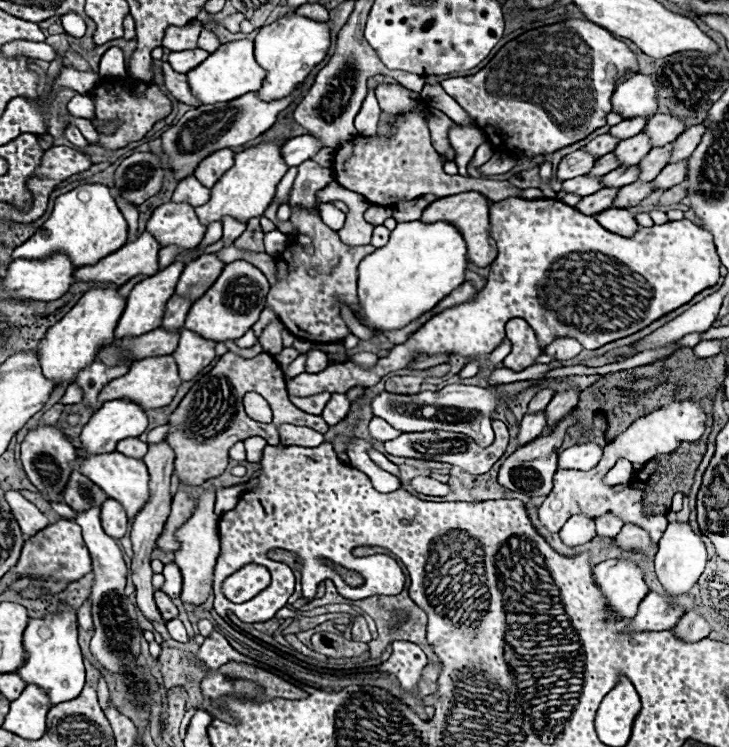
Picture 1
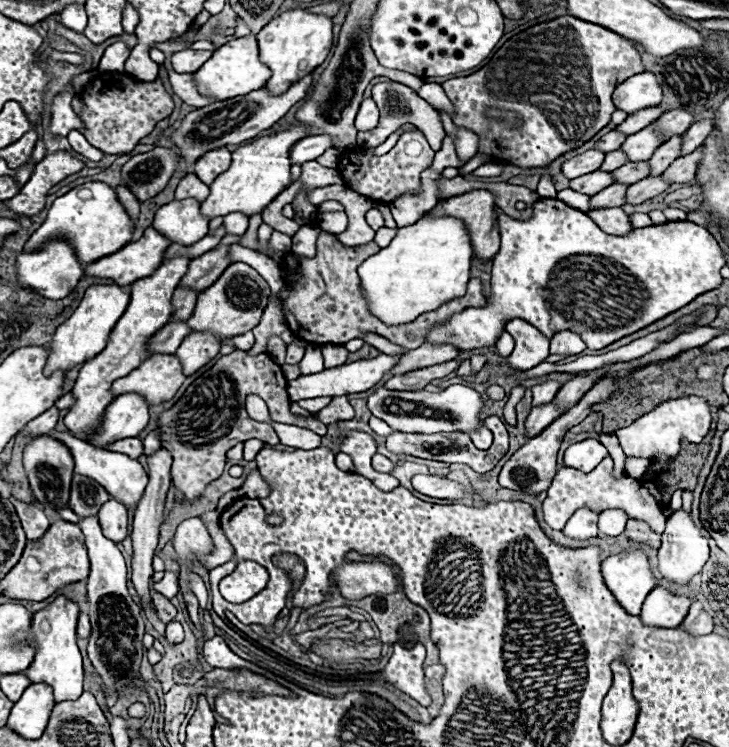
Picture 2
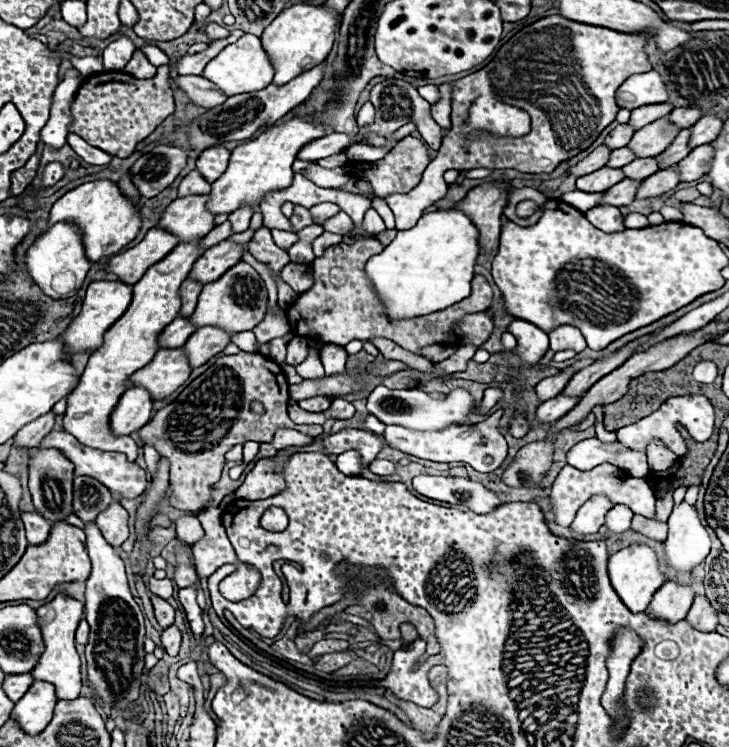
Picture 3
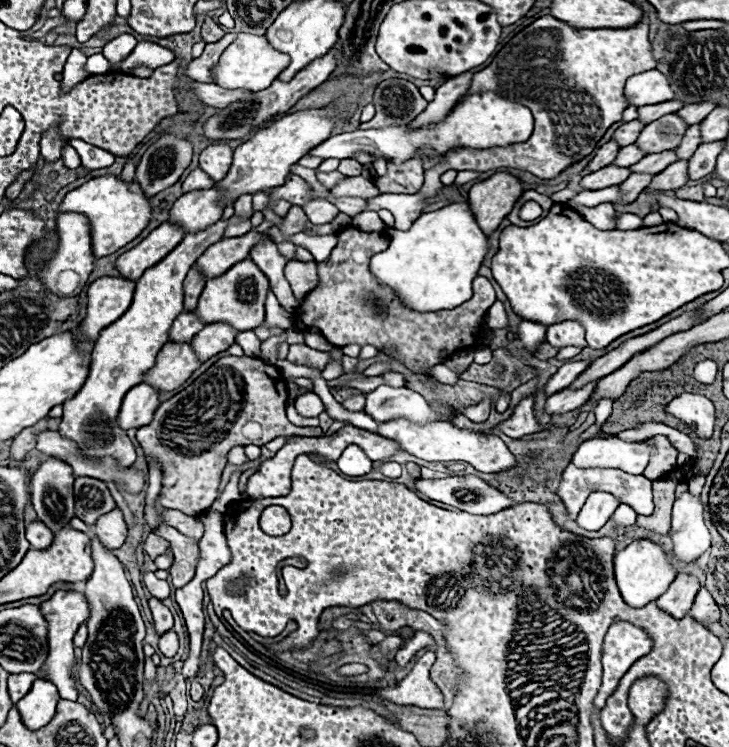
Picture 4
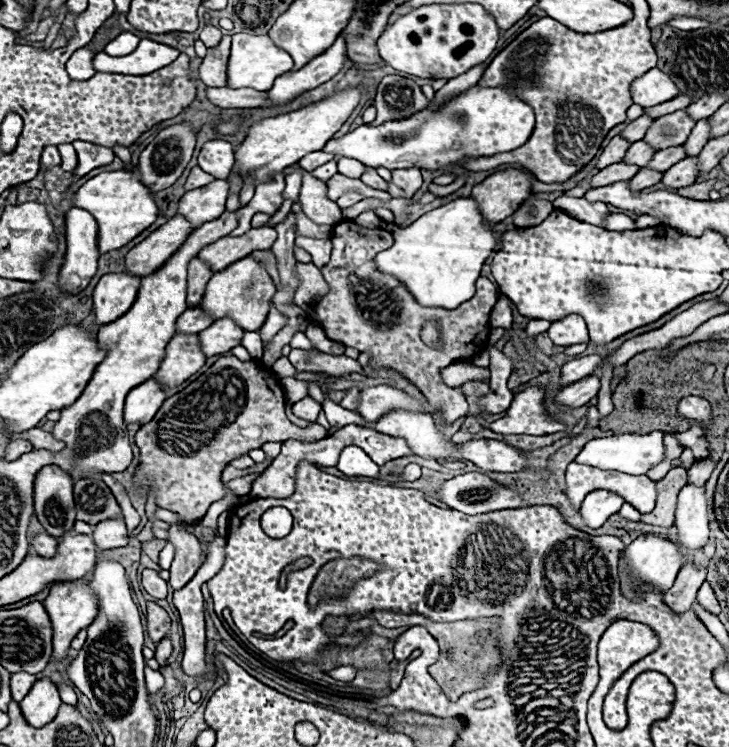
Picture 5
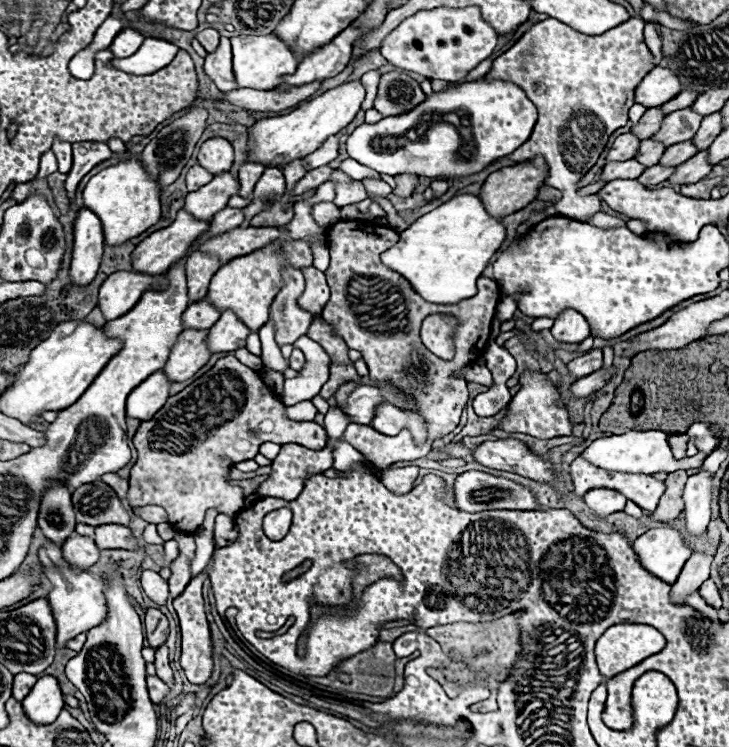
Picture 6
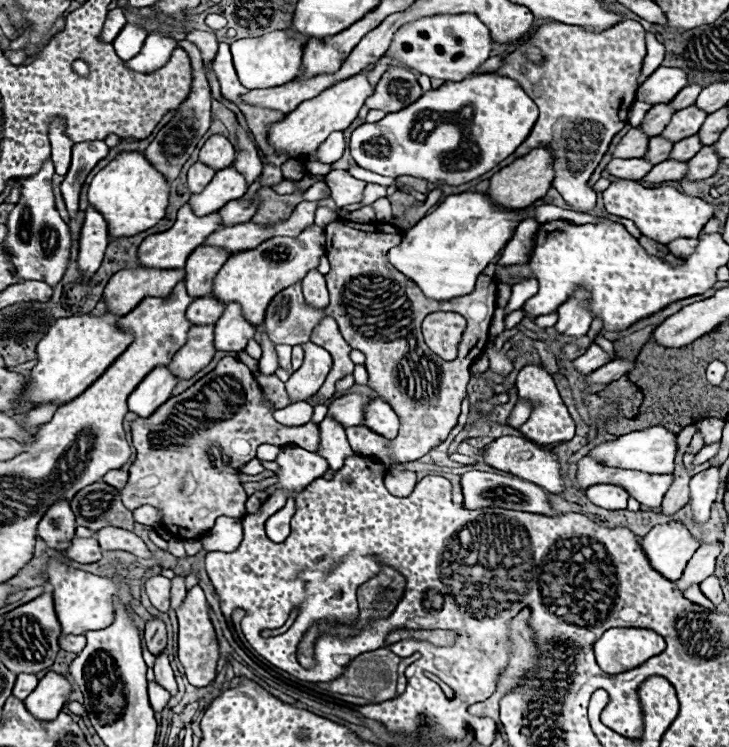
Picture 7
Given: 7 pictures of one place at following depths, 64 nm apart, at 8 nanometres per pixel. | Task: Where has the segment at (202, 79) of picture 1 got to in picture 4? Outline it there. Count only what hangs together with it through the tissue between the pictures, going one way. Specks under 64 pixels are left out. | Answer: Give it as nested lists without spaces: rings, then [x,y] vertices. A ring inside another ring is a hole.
[[[238,34],[238,38],[224,50],[220,56],[218,64],[212,68],[212,78],[218,86],[226,90],[250,90],[250,92],[260,92],[268,88],[280,74],[282,68],[290,58],[278,50],[274,50],[264,36],[254,36],[254,34]]]

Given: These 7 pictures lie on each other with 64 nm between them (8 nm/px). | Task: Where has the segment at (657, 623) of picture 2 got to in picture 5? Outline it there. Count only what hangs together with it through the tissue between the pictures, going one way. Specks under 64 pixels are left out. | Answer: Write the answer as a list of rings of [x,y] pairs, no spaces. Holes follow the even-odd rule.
[[[686,564],[680,568],[674,586],[664,594],[664,604],[670,606],[674,612],[686,612],[692,608],[696,600],[698,586],[706,580],[706,570],[694,564]]]

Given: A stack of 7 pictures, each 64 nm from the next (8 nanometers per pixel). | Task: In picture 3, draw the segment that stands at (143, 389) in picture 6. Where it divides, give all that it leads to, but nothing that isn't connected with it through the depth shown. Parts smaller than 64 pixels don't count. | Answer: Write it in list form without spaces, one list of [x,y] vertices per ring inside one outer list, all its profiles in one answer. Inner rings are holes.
[[[142,388],[126,390],[110,414],[110,430],[114,436],[128,436],[150,422],[152,398]]]

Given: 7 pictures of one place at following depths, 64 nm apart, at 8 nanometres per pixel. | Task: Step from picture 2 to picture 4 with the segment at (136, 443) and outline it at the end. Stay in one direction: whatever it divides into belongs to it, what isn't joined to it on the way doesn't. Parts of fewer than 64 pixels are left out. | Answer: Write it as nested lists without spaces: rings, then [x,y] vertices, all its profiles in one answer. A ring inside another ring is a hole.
[[[218,220],[216,224],[198,234],[184,236],[184,240],[174,252],[170,252],[162,262],[158,262],[158,266],[146,270],[146,274],[142,274],[142,278],[136,282],[134,300],[126,314],[122,314],[122,318],[118,318],[100,332],[100,338],[92,352],[86,382],[82,384],[78,394],[64,404],[64,414],[58,430],[62,436],[74,440],[86,456],[114,456],[118,460],[118,466],[134,464],[134,444],[116,424],[120,402],[132,386],[142,382],[142,374],[156,364],[160,348],[168,342],[166,332],[170,330],[174,318],[184,312],[182,282],[192,264],[204,254],[204,250],[222,238],[226,224],[228,220]]]

